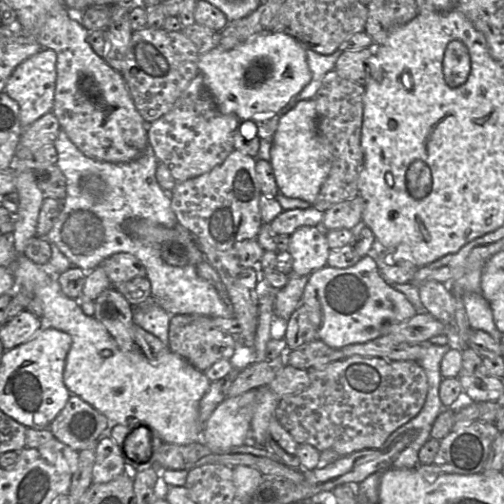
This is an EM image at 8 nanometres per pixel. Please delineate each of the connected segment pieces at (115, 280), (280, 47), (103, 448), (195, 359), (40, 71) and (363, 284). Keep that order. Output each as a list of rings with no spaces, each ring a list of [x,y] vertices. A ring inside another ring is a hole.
[[[116,253],[106,258],[99,265],[107,274],[111,286],[146,277],[146,269],[133,255],[128,253]]]
[[[266,31],[251,37],[250,39],[248,39],[244,43],[239,44],[233,49],[225,50],[218,46],[205,54],[201,54],[199,56],[198,68],[199,68],[199,73],[203,75],[204,84],[206,88],[212,94],[218,106],[218,109],[220,110],[221,113],[234,114],[241,121],[251,120],[251,119],[263,117],[264,114],[279,112],[284,106],[286,106],[290,102],[292,98],[298,95],[301,92],[301,90],[311,81],[312,74],[307,63],[306,49],[309,48],[305,48],[296,38],[284,32]]]
[[[103,435],[95,444],[94,449],[92,483],[107,483],[126,472],[126,464],[121,452],[109,435]]]
[[[198,314],[172,315],[168,347],[198,370],[204,372],[220,359],[231,359],[235,353],[236,337],[217,328],[212,317]]]
[[[43,48],[19,64],[6,83],[4,91],[17,102],[22,129],[30,126],[48,112],[52,112],[57,79],[55,51]]]
[[[370,255],[361,257],[349,268],[326,265],[312,272],[304,288],[301,304],[308,311],[317,339],[333,349],[378,338],[384,323],[403,322],[418,314],[406,296],[384,280],[375,259]]]

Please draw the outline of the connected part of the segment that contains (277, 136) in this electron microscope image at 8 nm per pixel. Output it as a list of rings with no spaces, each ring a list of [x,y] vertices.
[[[314,98],[299,101],[289,112],[280,116],[277,130],[272,137],[270,153],[269,163],[272,165],[279,193],[313,204],[333,162],[331,146],[317,129]]]

